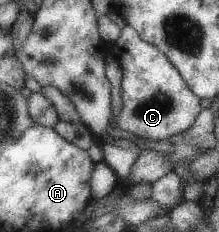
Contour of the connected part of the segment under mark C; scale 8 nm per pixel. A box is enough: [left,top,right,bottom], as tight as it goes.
[115,26,200,141]

